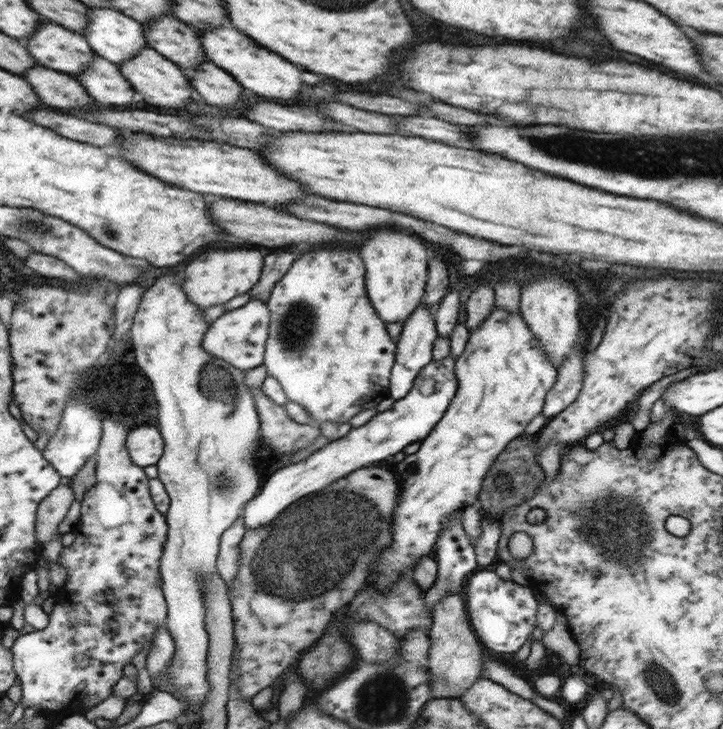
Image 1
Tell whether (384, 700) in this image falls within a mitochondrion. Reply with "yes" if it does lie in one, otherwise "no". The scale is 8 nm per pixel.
yes

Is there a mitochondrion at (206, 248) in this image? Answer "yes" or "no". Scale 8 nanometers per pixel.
no

